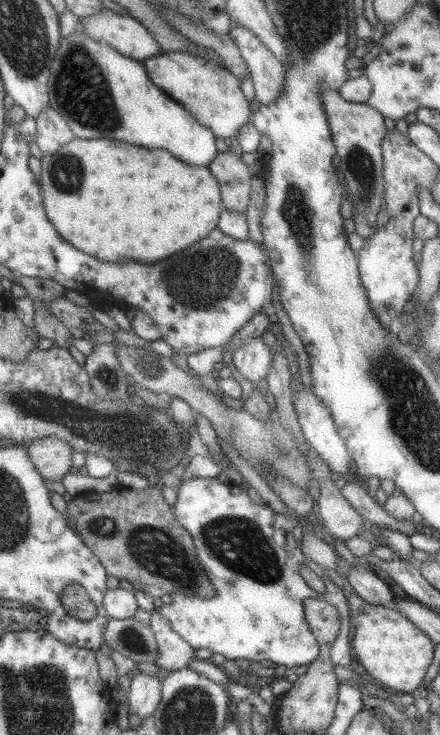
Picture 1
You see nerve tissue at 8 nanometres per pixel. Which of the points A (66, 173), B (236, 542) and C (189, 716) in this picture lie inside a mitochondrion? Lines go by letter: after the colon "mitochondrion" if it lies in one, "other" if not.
A: mitochondrion
B: mitochondrion
C: mitochondrion

